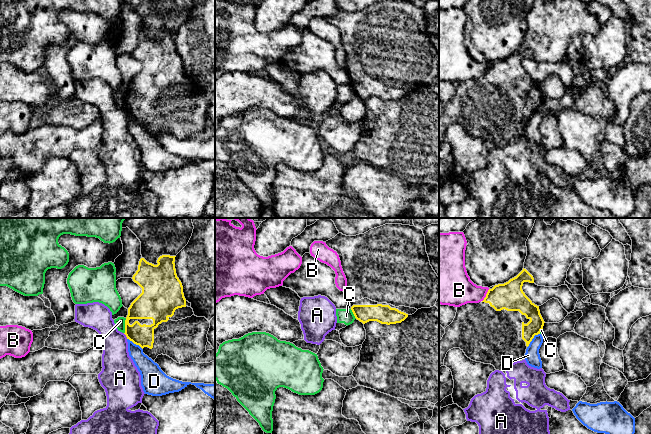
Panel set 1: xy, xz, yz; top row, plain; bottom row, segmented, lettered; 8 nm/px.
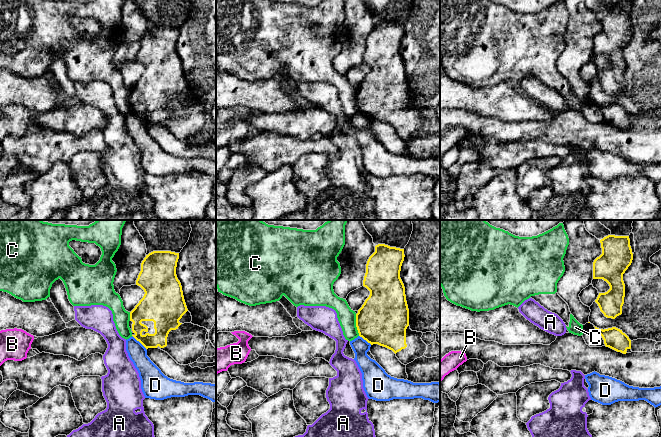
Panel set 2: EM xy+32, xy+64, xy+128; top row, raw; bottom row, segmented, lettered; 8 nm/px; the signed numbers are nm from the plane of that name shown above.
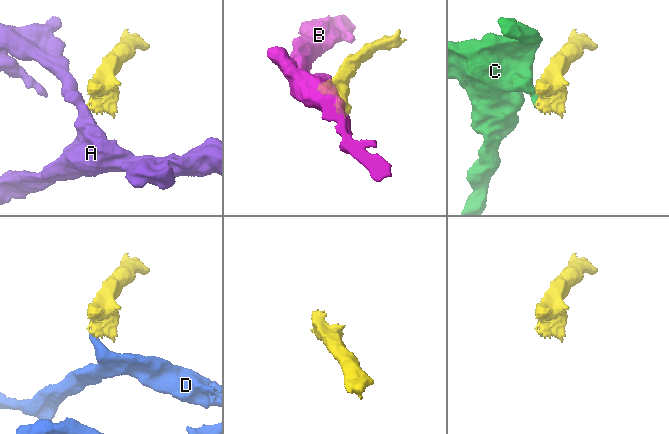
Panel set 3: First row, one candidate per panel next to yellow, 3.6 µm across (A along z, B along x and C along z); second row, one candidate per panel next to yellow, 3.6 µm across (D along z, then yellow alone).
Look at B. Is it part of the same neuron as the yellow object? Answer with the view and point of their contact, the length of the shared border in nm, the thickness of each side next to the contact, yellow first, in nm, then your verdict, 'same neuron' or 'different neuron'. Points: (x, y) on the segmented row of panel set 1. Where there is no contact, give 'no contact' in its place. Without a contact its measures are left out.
contact yz (486, 295); length 120 nm; calibres 220 and 280 nm; different neuron

